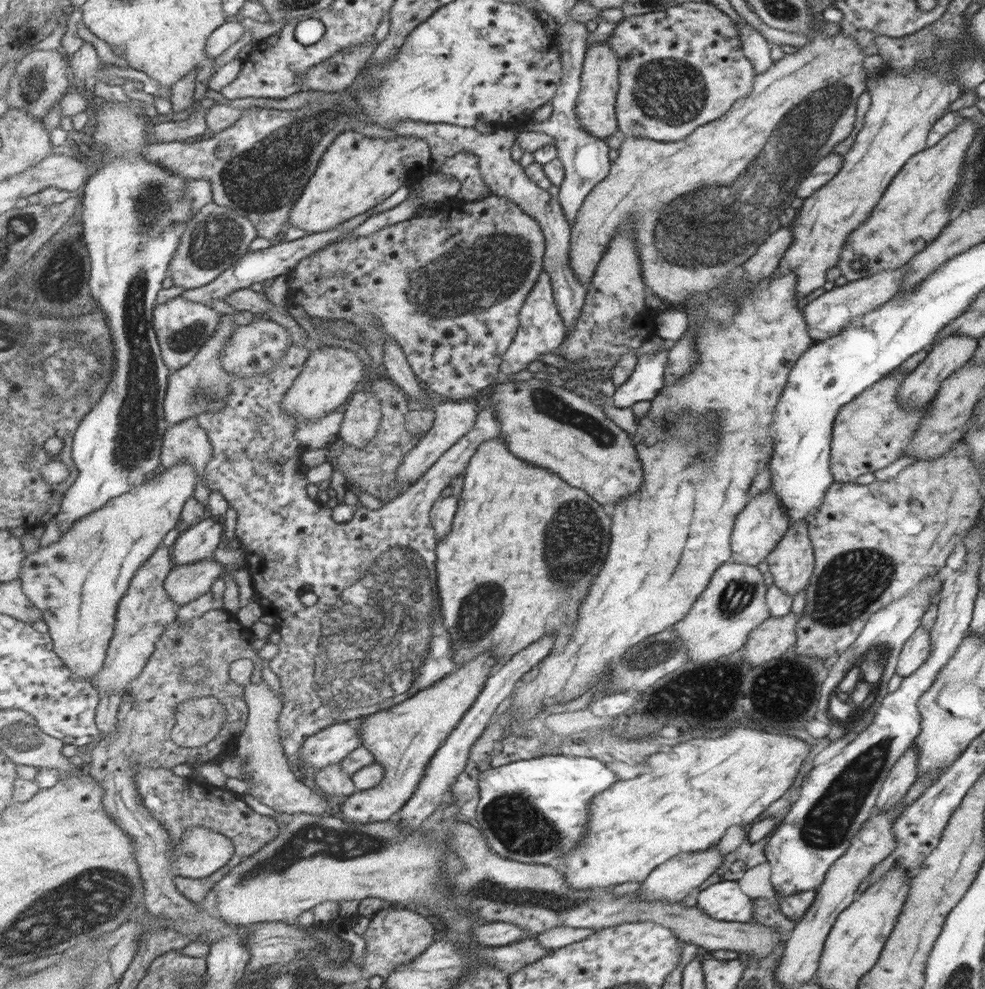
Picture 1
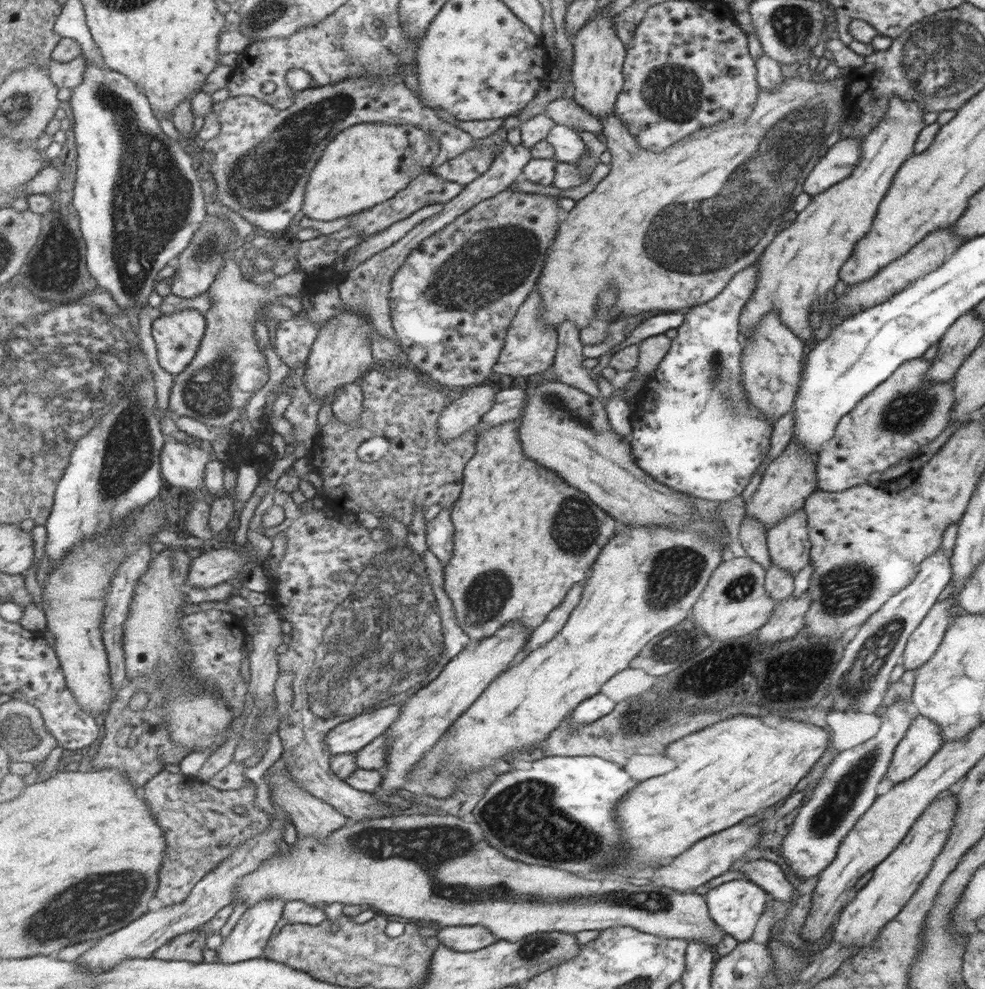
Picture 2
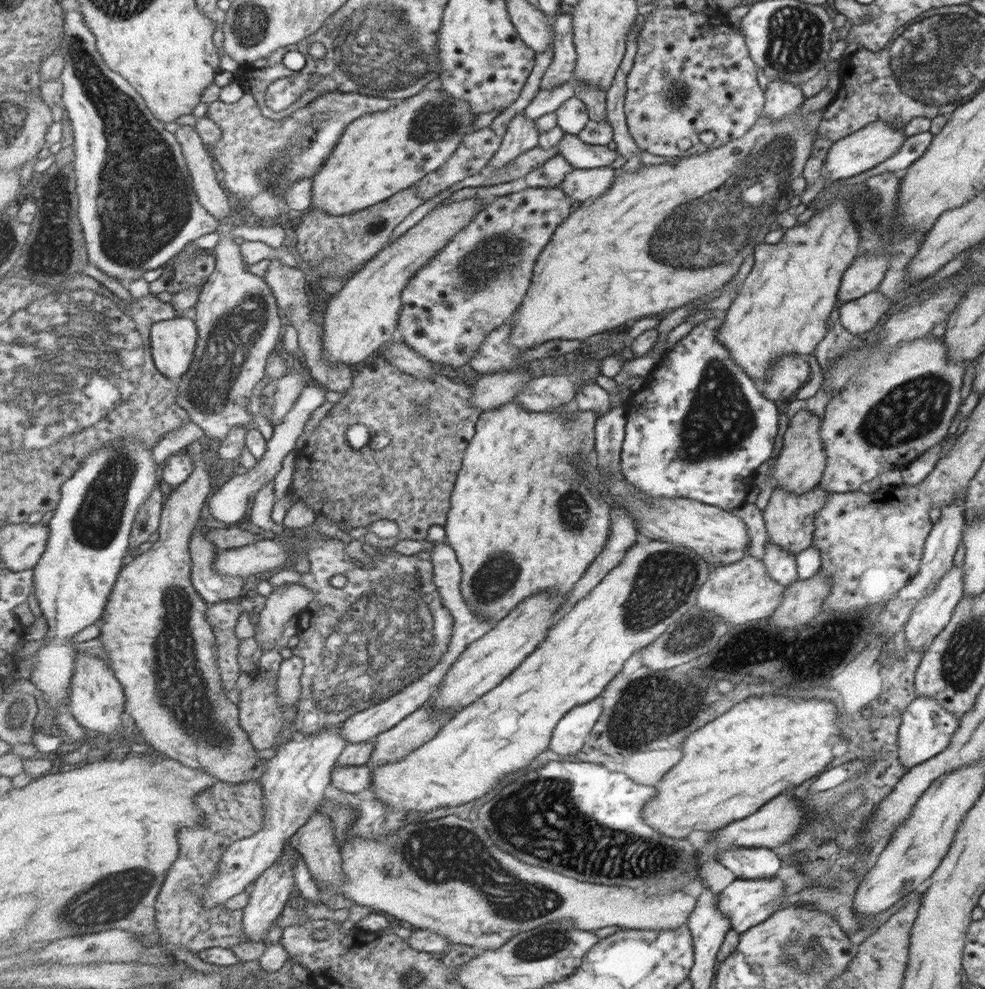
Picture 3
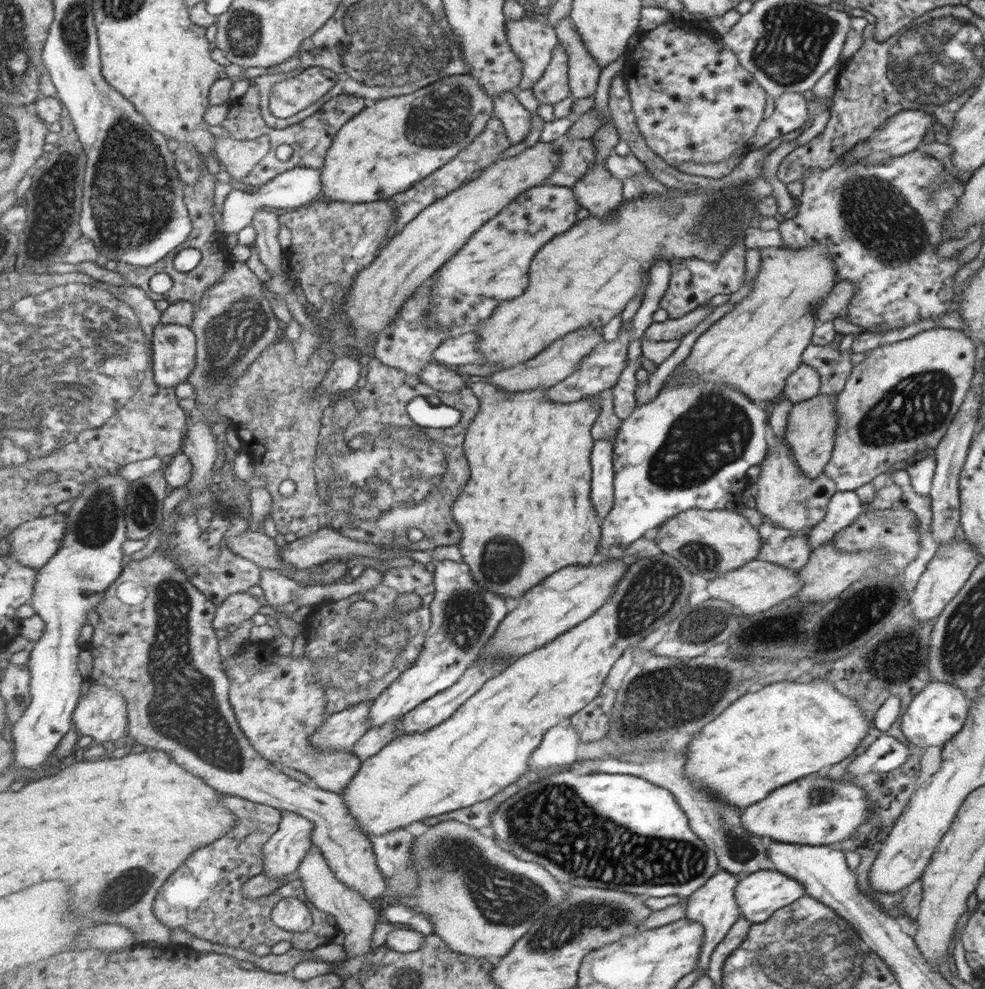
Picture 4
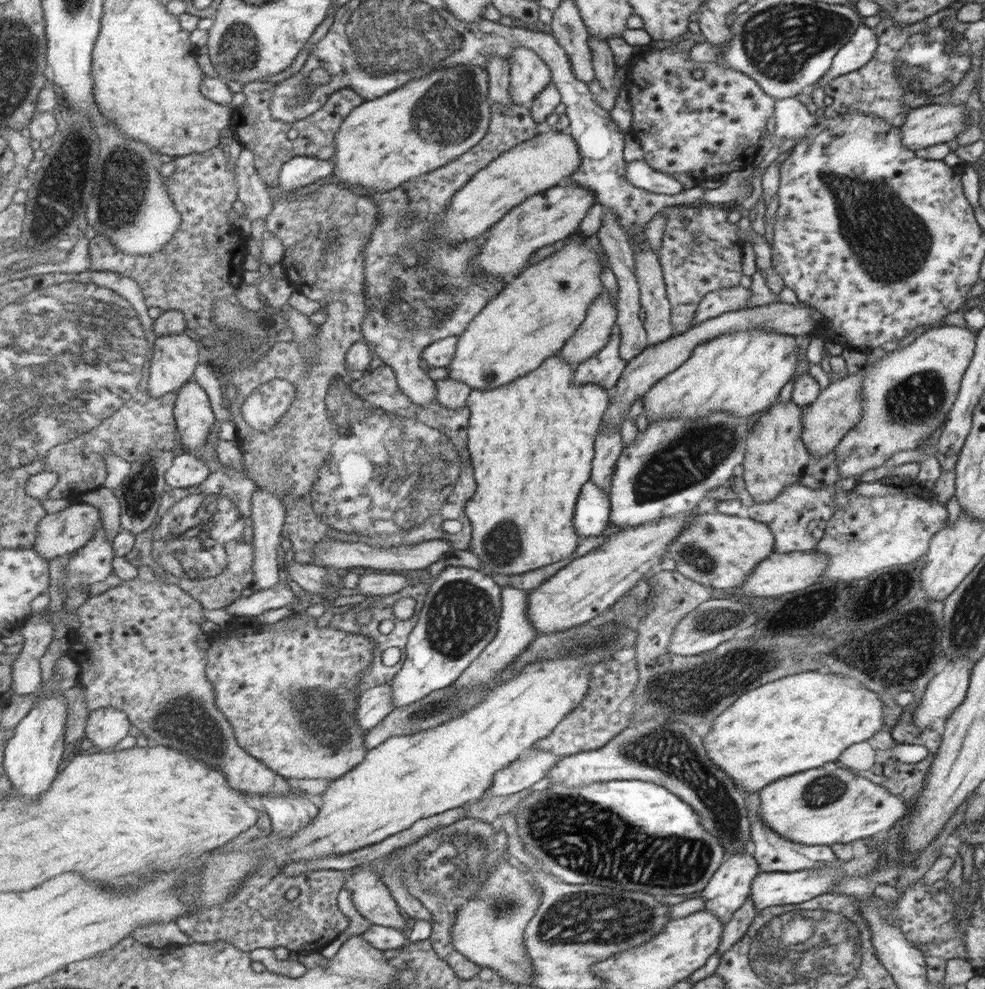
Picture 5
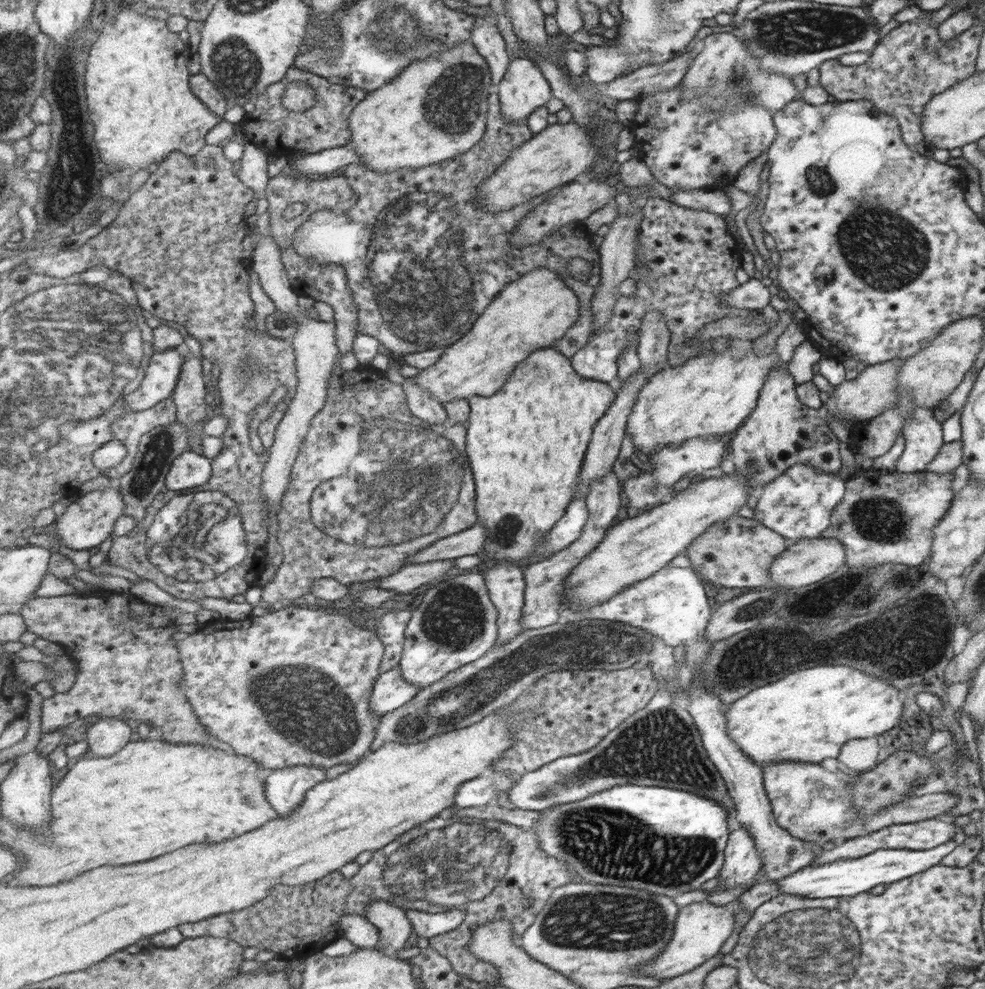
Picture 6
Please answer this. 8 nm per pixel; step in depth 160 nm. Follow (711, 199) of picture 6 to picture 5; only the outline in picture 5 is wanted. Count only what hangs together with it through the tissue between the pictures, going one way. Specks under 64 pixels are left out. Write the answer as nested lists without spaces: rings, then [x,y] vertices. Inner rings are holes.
[[[644,160],[625,162],[624,177],[629,184],[651,193],[668,196],[678,194],[682,188],[670,175],[653,170]]]

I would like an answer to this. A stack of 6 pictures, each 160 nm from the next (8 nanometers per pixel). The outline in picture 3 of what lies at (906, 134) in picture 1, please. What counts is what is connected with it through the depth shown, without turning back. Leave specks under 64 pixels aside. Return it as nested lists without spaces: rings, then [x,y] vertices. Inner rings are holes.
[[[851,195],[847,197],[837,197],[831,201],[828,208],[815,212],[809,218],[809,221],[805,223],[799,223],[799,225],[782,229],[777,228],[775,230],[769,230],[769,236],[765,236],[764,243],[756,244],[753,249],[753,264],[751,270],[745,277],[744,281],[741,283],[736,297],[731,301],[729,307],[723,311],[724,322],[720,324],[720,327],[716,330],[716,335],[714,338],[718,340],[721,346],[724,346],[728,350],[728,355],[730,359],[755,383],[762,382],[766,380],[768,372],[770,372],[770,366],[774,360],[778,360],[783,354],[809,354],[813,348],[816,348],[816,344],[820,342],[825,334],[825,320],[829,316],[829,312],[833,310],[833,304],[835,304],[835,294],[839,294],[839,280],[842,280],[842,275],[845,270],[854,262],[856,258],[858,242],[860,240],[860,234],[856,230],[856,224],[852,221],[852,216],[850,216],[850,204],[853,203],[853,198]]]

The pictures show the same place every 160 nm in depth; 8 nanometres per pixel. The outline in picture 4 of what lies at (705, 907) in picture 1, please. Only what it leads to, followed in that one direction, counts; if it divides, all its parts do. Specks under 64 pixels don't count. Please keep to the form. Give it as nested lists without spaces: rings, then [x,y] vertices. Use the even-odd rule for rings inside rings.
[[[772,870],[740,876],[735,889],[740,915],[751,924],[767,921],[781,906],[791,906],[791,902],[804,896],[799,881]]]

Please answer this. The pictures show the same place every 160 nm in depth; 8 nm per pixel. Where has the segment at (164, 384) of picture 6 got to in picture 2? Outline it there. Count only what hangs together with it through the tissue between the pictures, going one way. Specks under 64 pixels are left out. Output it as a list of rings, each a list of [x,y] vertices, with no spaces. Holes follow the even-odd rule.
[[[193,309],[161,315],[155,319],[152,323],[152,336],[156,343],[160,366],[172,376],[185,371],[196,358],[197,351],[200,350],[200,344],[204,339],[207,326],[206,316]]]

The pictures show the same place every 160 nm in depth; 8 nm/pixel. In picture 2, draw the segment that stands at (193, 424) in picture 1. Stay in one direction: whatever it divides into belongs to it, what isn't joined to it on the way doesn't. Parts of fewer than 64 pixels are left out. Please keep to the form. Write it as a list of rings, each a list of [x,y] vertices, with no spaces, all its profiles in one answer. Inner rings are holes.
[[[168,438],[162,451],[162,473],[172,486],[183,490],[199,490],[205,486],[205,468],[214,455],[211,442],[195,440],[194,444]]]

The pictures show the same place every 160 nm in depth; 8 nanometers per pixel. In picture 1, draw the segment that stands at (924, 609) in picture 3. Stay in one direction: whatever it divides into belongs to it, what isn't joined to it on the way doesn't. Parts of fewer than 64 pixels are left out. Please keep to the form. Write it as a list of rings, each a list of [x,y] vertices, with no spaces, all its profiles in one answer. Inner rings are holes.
[[[917,627],[913,634],[905,641],[898,654],[894,673],[901,676],[901,678],[907,678],[928,658],[930,646],[932,646],[930,629]]]

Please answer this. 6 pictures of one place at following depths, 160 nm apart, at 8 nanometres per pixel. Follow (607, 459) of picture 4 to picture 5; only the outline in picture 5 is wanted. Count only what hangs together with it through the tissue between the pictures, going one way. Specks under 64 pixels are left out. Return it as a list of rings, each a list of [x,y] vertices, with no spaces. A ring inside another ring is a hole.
[[[590,479],[582,488],[582,494],[576,504],[577,516],[574,525],[581,537],[599,537],[608,530],[610,502],[605,491]]]

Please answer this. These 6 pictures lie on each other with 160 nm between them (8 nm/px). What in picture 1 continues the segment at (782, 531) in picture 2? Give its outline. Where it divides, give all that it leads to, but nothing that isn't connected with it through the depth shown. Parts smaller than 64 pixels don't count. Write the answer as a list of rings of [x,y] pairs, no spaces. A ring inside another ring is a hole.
[[[795,521],[792,526],[789,526],[788,531],[785,532],[775,548],[769,552],[766,559],[772,583],[791,598],[797,591],[807,587],[809,577],[813,572],[813,561],[812,546],[808,538],[806,523],[803,521]]]

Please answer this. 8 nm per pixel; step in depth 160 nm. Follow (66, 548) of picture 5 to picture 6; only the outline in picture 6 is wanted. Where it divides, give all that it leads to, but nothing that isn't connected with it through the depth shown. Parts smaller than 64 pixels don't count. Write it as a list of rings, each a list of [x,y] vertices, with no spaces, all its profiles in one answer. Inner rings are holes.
[[[120,480],[111,481],[104,489],[95,489],[87,495],[79,497],[76,503],[71,503],[57,517],[57,527],[54,535],[71,550],[93,550],[103,544],[113,535],[115,522],[126,512],[126,502],[119,488]]]

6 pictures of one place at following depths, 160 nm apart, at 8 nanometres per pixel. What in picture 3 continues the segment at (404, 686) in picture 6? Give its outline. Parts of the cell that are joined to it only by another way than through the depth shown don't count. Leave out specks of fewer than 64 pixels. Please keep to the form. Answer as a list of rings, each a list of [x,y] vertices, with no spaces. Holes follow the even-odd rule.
[[[341,723],[308,737],[289,740],[267,762],[268,770],[262,778],[265,826],[255,836],[234,842],[223,853],[215,880],[204,888],[205,904],[209,908],[223,907],[228,900],[242,895],[251,882],[255,883],[276,863],[292,836],[317,813],[325,800],[325,788],[332,782],[332,771],[349,745],[342,735],[343,727],[344,723]]]

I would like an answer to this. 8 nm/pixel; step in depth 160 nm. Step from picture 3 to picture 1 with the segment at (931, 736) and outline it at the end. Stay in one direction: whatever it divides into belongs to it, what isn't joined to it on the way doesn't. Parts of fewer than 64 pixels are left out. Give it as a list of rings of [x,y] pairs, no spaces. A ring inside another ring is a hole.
[[[915,745],[909,746],[897,762],[893,763],[892,770],[876,796],[877,811],[886,811],[898,803],[905,791],[915,782],[917,774],[918,750]]]

